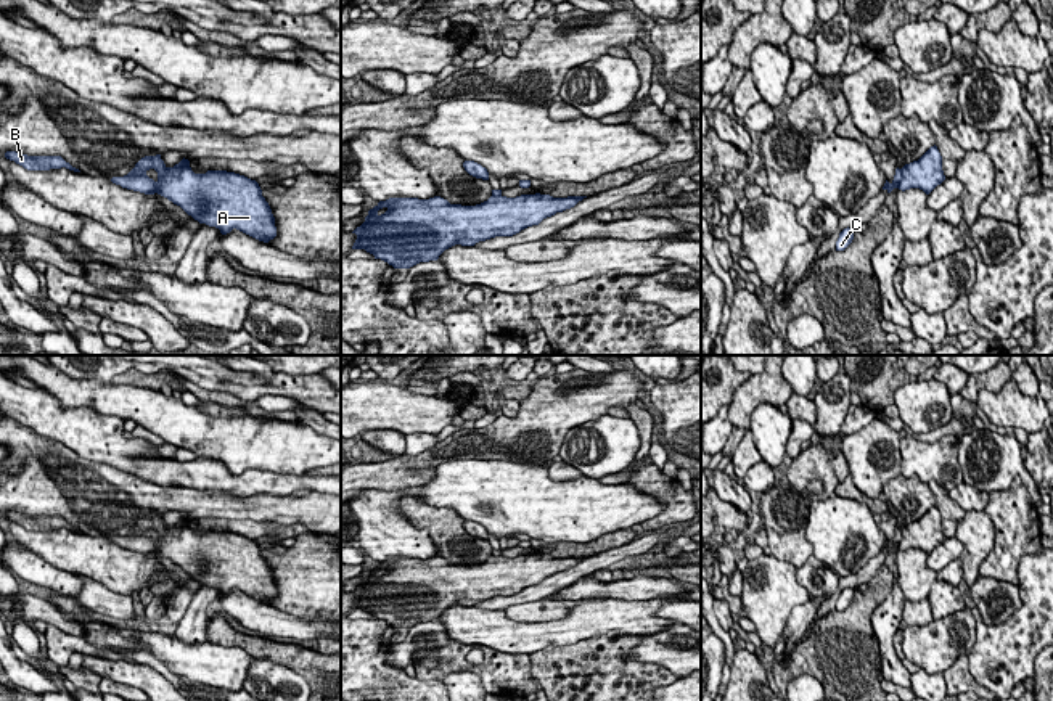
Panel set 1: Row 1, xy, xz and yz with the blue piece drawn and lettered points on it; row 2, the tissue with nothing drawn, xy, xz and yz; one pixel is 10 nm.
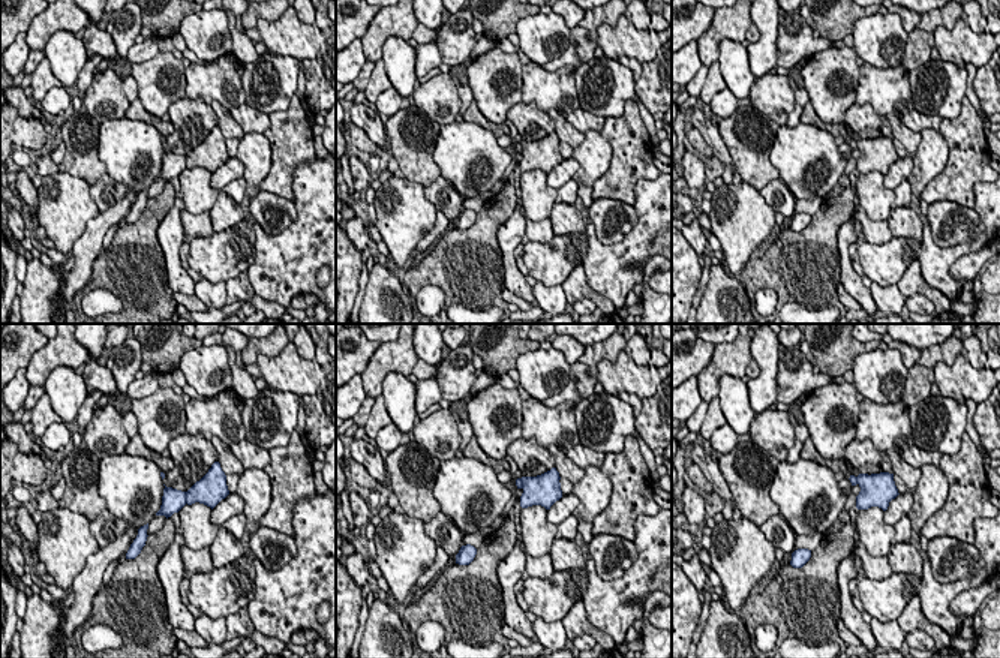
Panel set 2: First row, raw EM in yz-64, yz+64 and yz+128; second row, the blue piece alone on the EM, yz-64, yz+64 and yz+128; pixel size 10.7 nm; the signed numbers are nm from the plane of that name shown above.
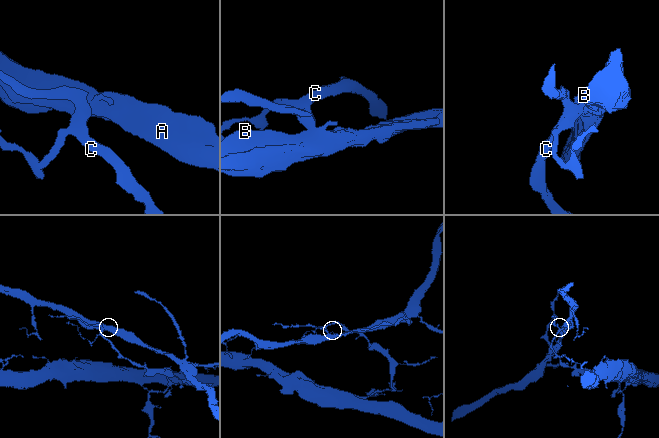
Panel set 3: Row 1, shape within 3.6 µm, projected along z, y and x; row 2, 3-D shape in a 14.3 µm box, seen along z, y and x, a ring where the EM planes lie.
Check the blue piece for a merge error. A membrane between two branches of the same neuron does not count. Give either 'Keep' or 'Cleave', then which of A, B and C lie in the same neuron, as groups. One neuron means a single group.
Cleave. Groups: A B / C

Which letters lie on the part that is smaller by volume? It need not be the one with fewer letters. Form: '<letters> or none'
A, B

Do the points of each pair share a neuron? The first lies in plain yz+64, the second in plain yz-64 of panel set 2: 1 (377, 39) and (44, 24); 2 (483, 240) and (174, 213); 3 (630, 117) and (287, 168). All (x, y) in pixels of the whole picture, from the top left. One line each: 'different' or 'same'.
1: same
2: different
3: same

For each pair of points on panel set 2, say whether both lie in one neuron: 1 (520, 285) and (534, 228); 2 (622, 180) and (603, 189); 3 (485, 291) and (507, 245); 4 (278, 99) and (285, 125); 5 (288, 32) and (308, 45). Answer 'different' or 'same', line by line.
1: different
2: same
3: different
4: different
5: same

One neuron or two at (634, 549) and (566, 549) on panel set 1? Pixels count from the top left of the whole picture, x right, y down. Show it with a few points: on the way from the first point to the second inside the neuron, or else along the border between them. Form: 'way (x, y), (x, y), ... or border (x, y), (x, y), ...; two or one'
border (632, 539), (606, 550); two

